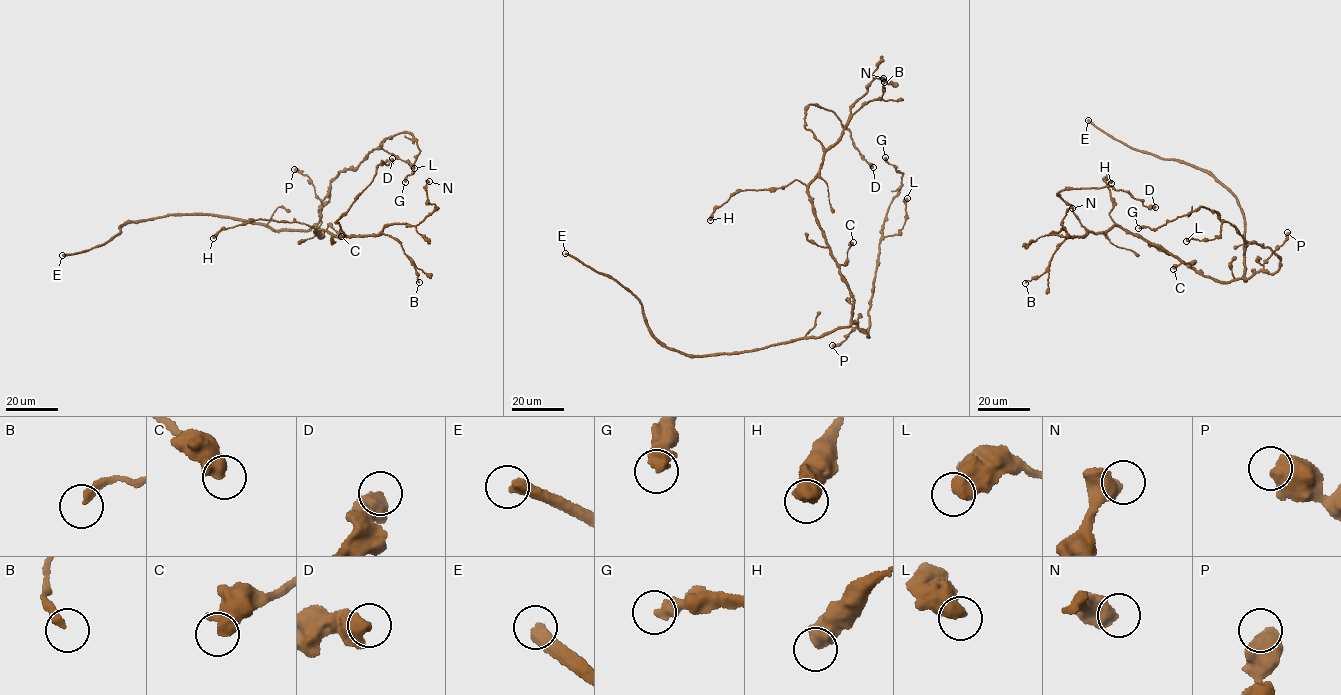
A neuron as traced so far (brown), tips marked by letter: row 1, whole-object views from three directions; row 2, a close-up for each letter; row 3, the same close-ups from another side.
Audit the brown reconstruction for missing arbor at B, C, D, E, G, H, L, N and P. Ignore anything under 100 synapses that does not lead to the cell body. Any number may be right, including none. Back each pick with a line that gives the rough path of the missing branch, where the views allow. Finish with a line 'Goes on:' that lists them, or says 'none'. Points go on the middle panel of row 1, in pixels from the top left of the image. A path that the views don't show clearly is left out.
Goes on: E

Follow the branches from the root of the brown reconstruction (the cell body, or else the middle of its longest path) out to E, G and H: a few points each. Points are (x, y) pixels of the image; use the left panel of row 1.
E: (319, 230), (316, 225), (272, 230), (211, 214), (174, 215), (127, 223), (101, 245), (62, 255)
G: (319, 230), (331, 179), (357, 167), (381, 141), (403, 132), (412, 135), (419, 151), (405, 182)
H: (319, 230), (323, 237), (320, 239), (315, 232), (317, 229), (305, 224), (260, 219), (223, 229), (213, 238)

